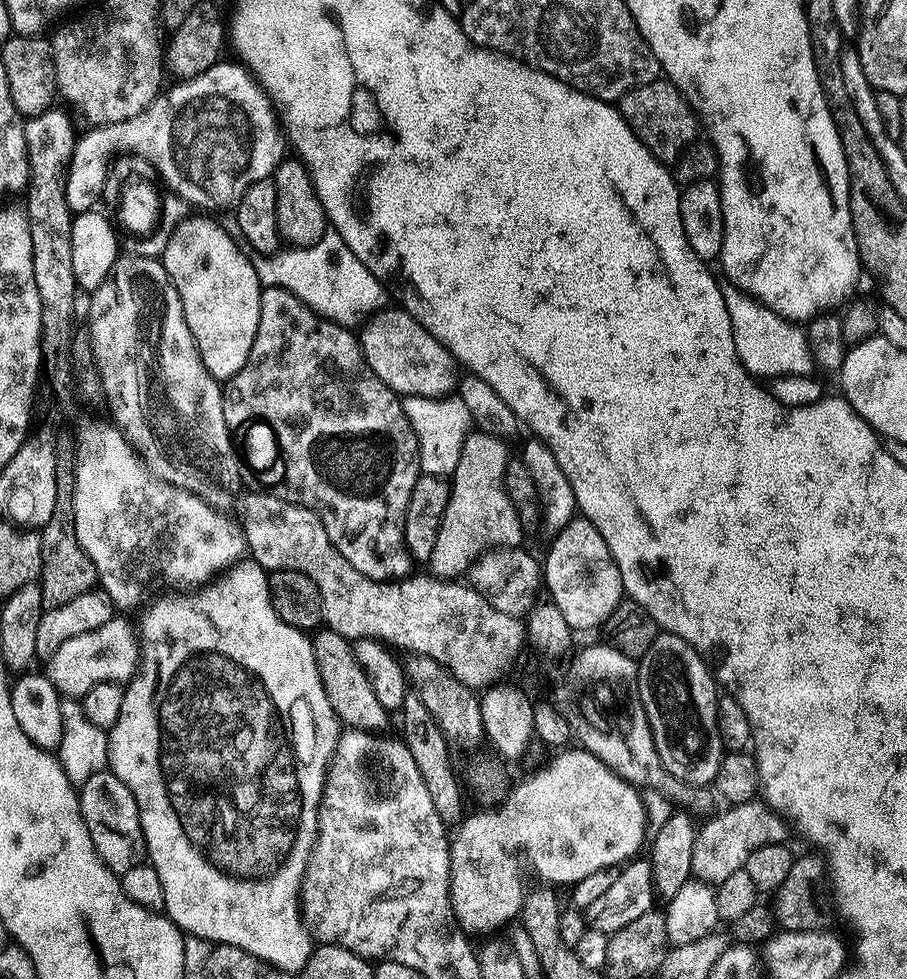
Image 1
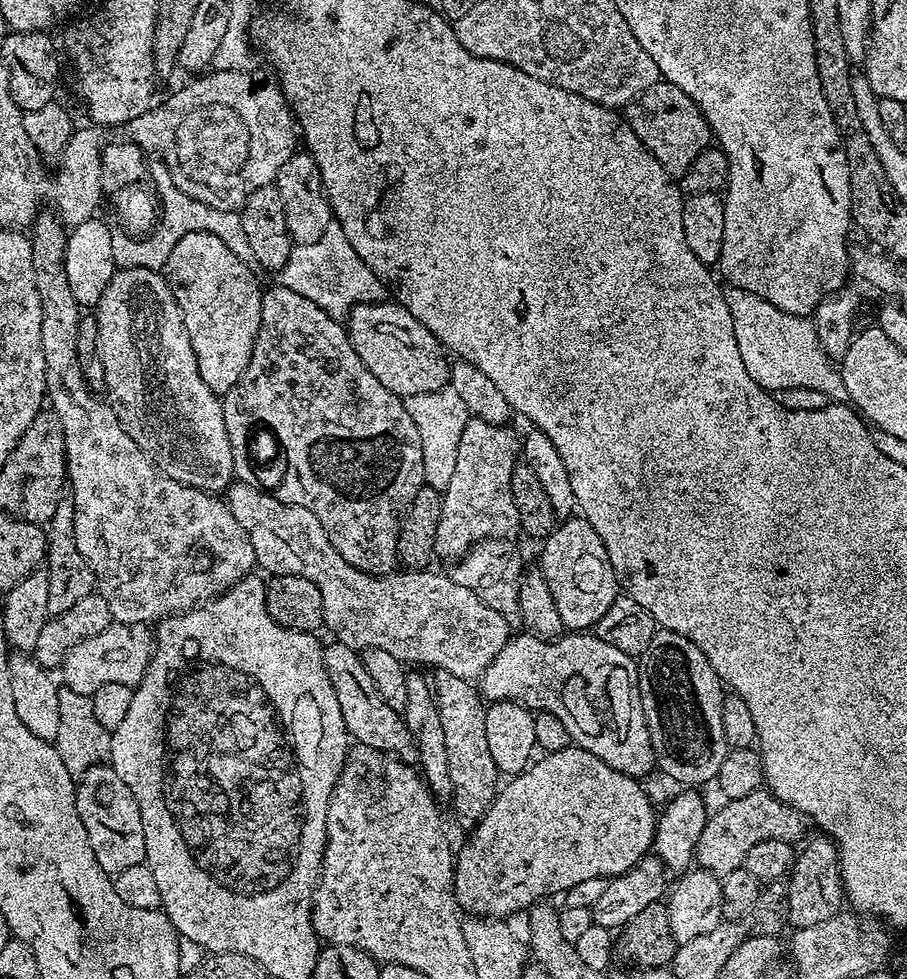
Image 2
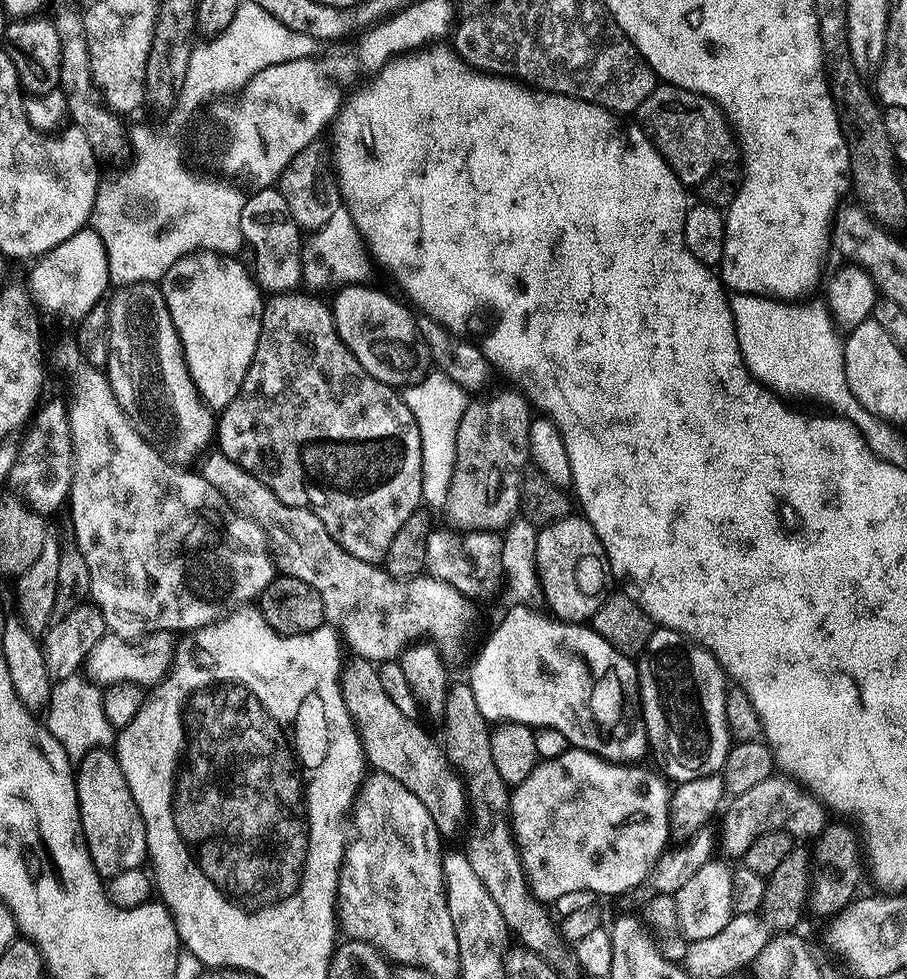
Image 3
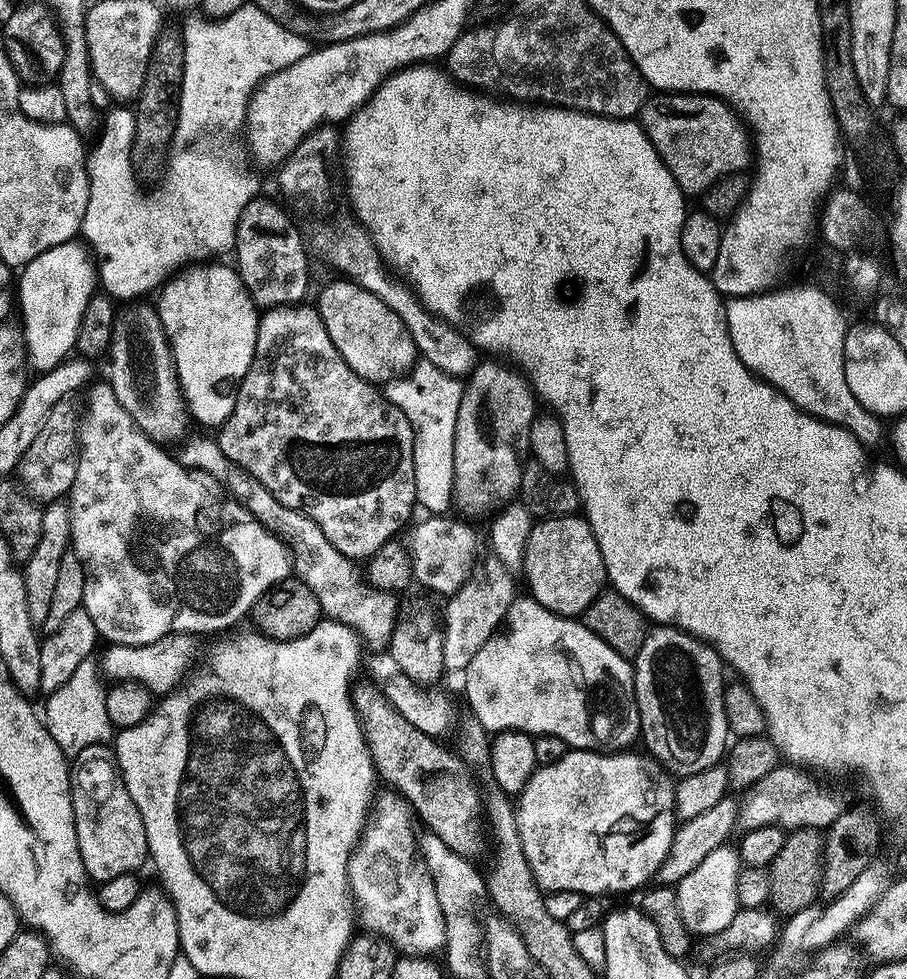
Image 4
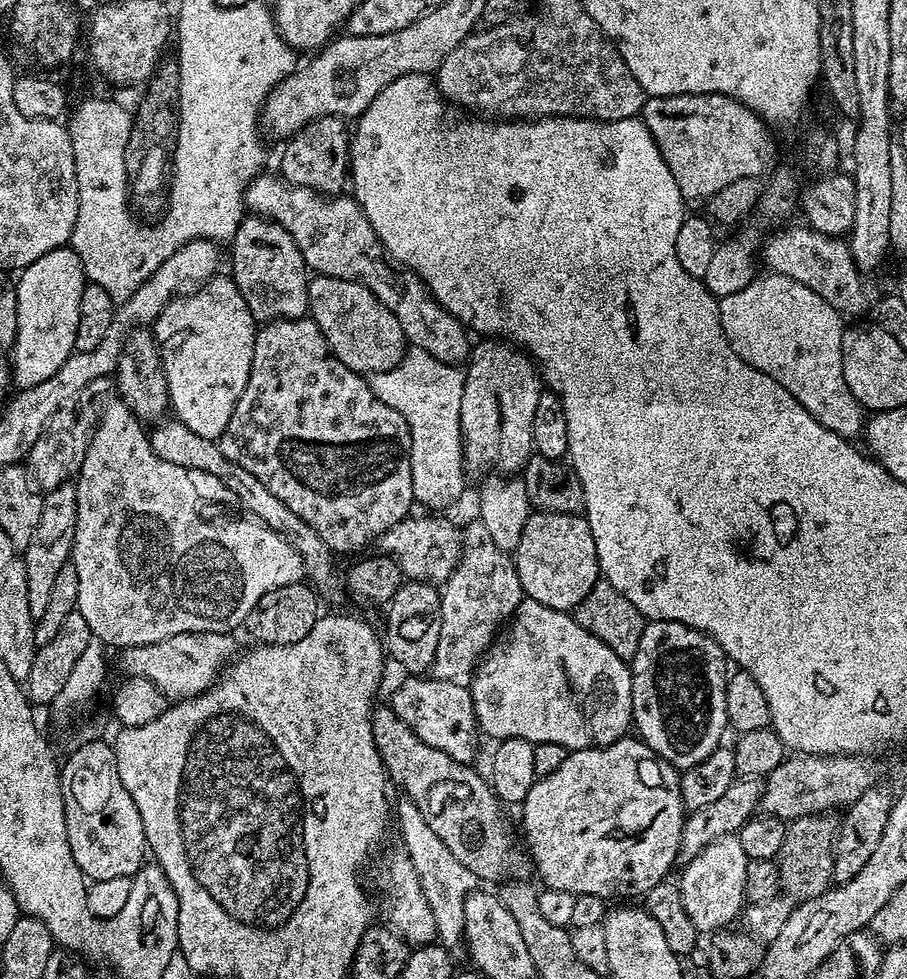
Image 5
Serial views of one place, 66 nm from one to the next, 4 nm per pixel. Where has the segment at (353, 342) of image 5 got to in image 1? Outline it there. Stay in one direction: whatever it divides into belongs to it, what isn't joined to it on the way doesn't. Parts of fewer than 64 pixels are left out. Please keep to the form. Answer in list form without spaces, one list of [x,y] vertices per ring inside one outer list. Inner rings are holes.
[[[388,311],[371,317],[364,333],[358,336],[370,368],[401,397],[436,398],[451,395],[459,387],[460,366],[450,350],[442,346],[442,342],[438,342],[438,338],[426,331],[409,312]]]

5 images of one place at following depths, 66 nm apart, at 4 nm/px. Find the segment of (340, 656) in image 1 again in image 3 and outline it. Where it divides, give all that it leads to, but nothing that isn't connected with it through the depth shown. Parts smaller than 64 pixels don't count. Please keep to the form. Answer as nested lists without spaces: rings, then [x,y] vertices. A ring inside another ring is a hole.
[[[353,655],[352,660],[345,659],[340,669],[340,693],[346,702],[346,710],[352,719],[352,725],[356,727],[356,732],[360,736],[360,744],[364,748],[365,761],[373,769],[379,772],[390,774],[392,778],[398,778],[422,806],[432,815],[434,826],[440,832],[441,837],[448,838],[460,828],[460,823],[466,820],[466,801],[464,798],[463,781],[456,775],[456,771],[450,767],[448,760],[444,756],[443,749],[438,747],[434,741],[428,737],[427,732],[417,721],[410,716],[404,716],[394,702],[390,702],[390,697],[386,695],[386,690],[382,687],[379,667],[373,661],[364,660],[361,656]]]

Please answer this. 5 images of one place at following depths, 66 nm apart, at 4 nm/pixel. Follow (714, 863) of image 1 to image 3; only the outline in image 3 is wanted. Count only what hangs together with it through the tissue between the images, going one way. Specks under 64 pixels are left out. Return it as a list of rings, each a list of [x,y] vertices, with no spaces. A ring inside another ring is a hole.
[[[773,774],[770,778],[766,778],[766,782],[758,782],[758,786],[746,790],[746,794],[735,797],[731,803],[729,808],[727,805],[723,809],[724,821],[720,824],[720,832],[718,828],[719,851],[721,848],[728,856],[742,858],[746,850],[750,850],[750,846],[754,846],[754,842],[762,838],[762,834],[785,831],[797,841],[812,842],[826,827],[824,805],[810,792],[783,774]]]

